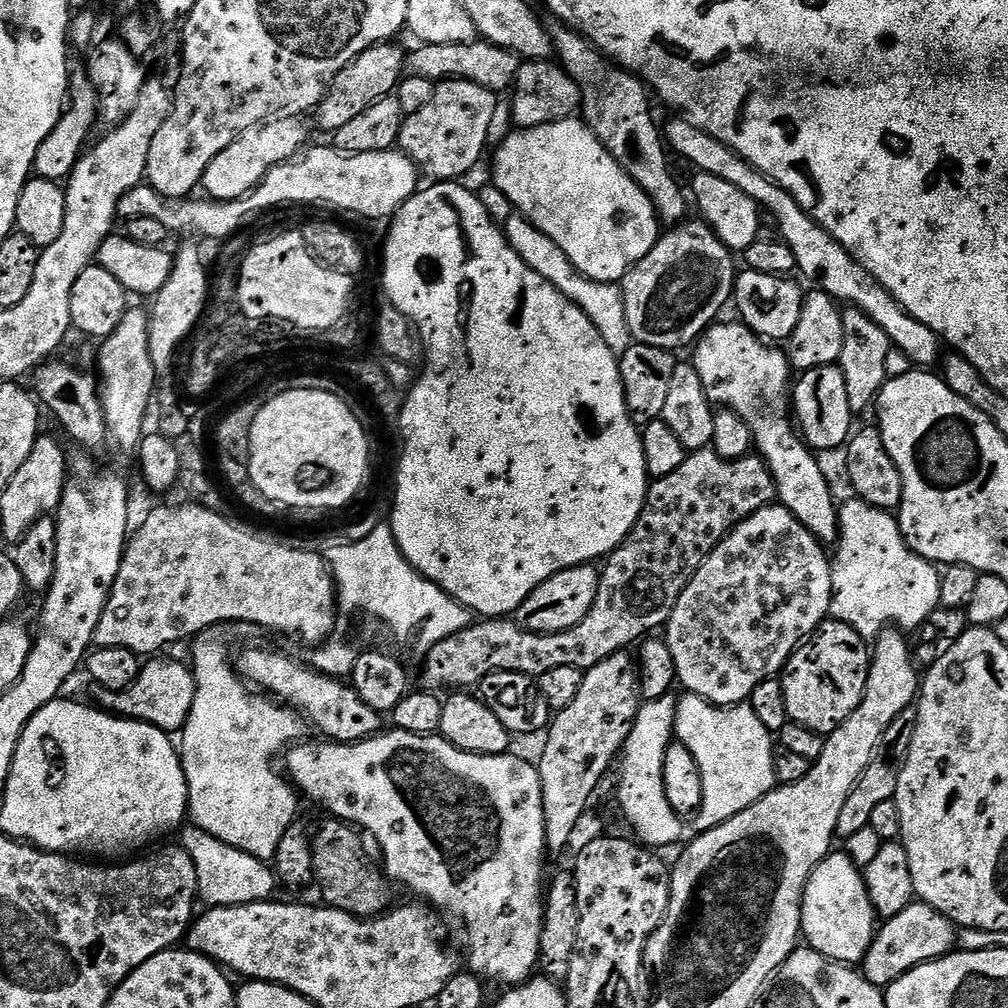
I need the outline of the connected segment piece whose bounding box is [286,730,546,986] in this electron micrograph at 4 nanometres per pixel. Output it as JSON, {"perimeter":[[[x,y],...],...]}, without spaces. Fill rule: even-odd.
{"perimeter":[[[399,730],[391,731],[381,731],[375,736],[369,736],[366,740],[358,740],[355,744],[297,743],[295,746],[289,747],[286,752],[289,772],[287,775],[290,777],[291,783],[303,795],[305,792],[310,799],[320,800],[322,807],[329,808],[332,811],[329,813],[335,819],[349,821],[363,828],[364,831],[374,834],[374,838],[380,844],[382,867],[389,881],[395,882],[397,885],[399,885],[398,883],[405,884],[416,895],[413,897],[423,898],[433,909],[439,910],[445,917],[447,917],[446,915],[453,916],[460,923],[460,928],[464,931],[464,944],[468,947],[466,964],[471,971],[488,982],[501,980],[504,986],[523,984],[537,971],[540,963],[540,939],[544,929],[544,905],[546,903],[546,878],[544,882],[546,826],[544,825],[544,810],[542,808],[542,786],[540,785],[540,773],[537,765],[535,763],[527,764],[526,761],[512,756],[513,754],[479,756],[463,752],[439,734],[419,736]]]}

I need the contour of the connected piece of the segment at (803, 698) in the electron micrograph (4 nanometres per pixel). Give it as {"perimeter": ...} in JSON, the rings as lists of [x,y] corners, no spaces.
{"perimeter":[[[833,618],[825,620],[784,667],[782,679],[789,721],[821,734],[833,732],[858,710],[866,690],[869,663],[870,644],[858,630]]]}

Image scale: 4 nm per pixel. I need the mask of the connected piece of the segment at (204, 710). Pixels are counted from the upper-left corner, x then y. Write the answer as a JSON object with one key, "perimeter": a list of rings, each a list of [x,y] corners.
{"perimeter":[[[209,630],[195,637],[190,667],[196,679],[194,706],[184,723],[178,740],[182,770],[188,787],[188,816],[191,823],[218,838],[228,846],[236,847],[265,862],[276,859],[278,842],[290,825],[297,823],[295,787],[283,775],[276,773],[272,759],[289,746],[303,741],[305,717],[295,708],[287,707],[264,694],[251,696],[249,685],[236,675],[233,661],[228,660],[228,648],[215,631]]]}

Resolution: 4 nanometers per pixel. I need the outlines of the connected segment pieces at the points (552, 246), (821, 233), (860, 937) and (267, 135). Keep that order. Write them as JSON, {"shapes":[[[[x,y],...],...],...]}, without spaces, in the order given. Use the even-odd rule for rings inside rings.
{"shapes":[[[[513,214],[507,224],[503,225],[502,231],[504,237],[510,242],[510,246],[522,258],[522,262],[530,266],[530,270],[542,274],[546,282],[550,282],[563,296],[573,300],[586,314],[586,318],[590,318],[590,322],[598,326],[598,334],[602,334],[606,346],[610,346],[612,352],[617,354],[624,352],[634,343],[630,326],[626,326],[624,295],[616,284],[603,284],[586,278],[572,265],[570,258],[566,258],[562,246],[558,246],[558,242],[542,234],[542,230],[535,228],[524,216]]],[[[676,118],[666,124],[666,144],[675,155],[689,159],[696,170],[718,174],[718,178],[726,178],[726,182],[734,182],[738,190],[750,194],[754,202],[759,204],[765,213],[768,212],[780,223],[779,239],[784,241],[790,250],[794,250],[794,258],[799,275],[813,280],[819,291],[830,294],[837,302],[853,308],[861,308],[863,312],[878,326],[886,330],[892,340],[892,347],[904,351],[916,366],[932,366],[942,356],[942,341],[930,326],[918,322],[895,298],[888,293],[888,289],[880,285],[850,253],[832,237],[815,220],[811,214],[794,200],[782,186],[778,186],[771,176],[759,172],[753,164],[747,164],[740,153],[727,148],[721,140],[715,140],[709,132],[697,127],[687,118]],[[845,300],[845,301],[844,301]]],[[[833,850],[828,857],[810,874],[804,891],[804,901],[800,911],[800,931],[807,947],[821,952],[826,958],[836,960],[839,964],[856,966],[864,959],[873,936],[876,935],[878,917],[876,908],[870,902],[870,894],[864,885],[863,871],[856,861],[851,860],[847,851]]],[[[292,114],[269,119],[259,127],[244,132],[233,144],[226,146],[226,150],[222,150],[222,154],[218,154],[218,158],[214,158],[214,162],[210,162],[204,172],[203,191],[208,191],[205,193],[214,200],[245,199],[257,184],[264,181],[270,169],[291,161],[309,141],[307,126],[298,117],[288,115]]]]}

